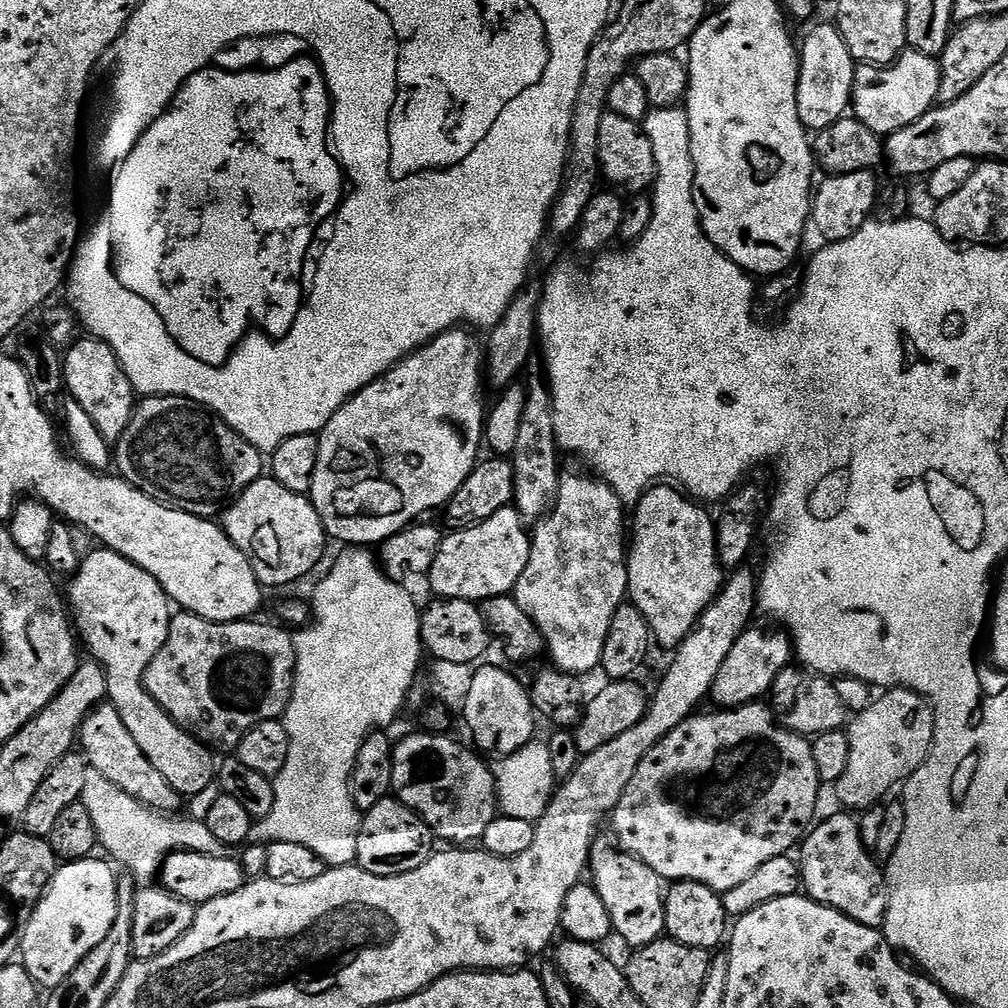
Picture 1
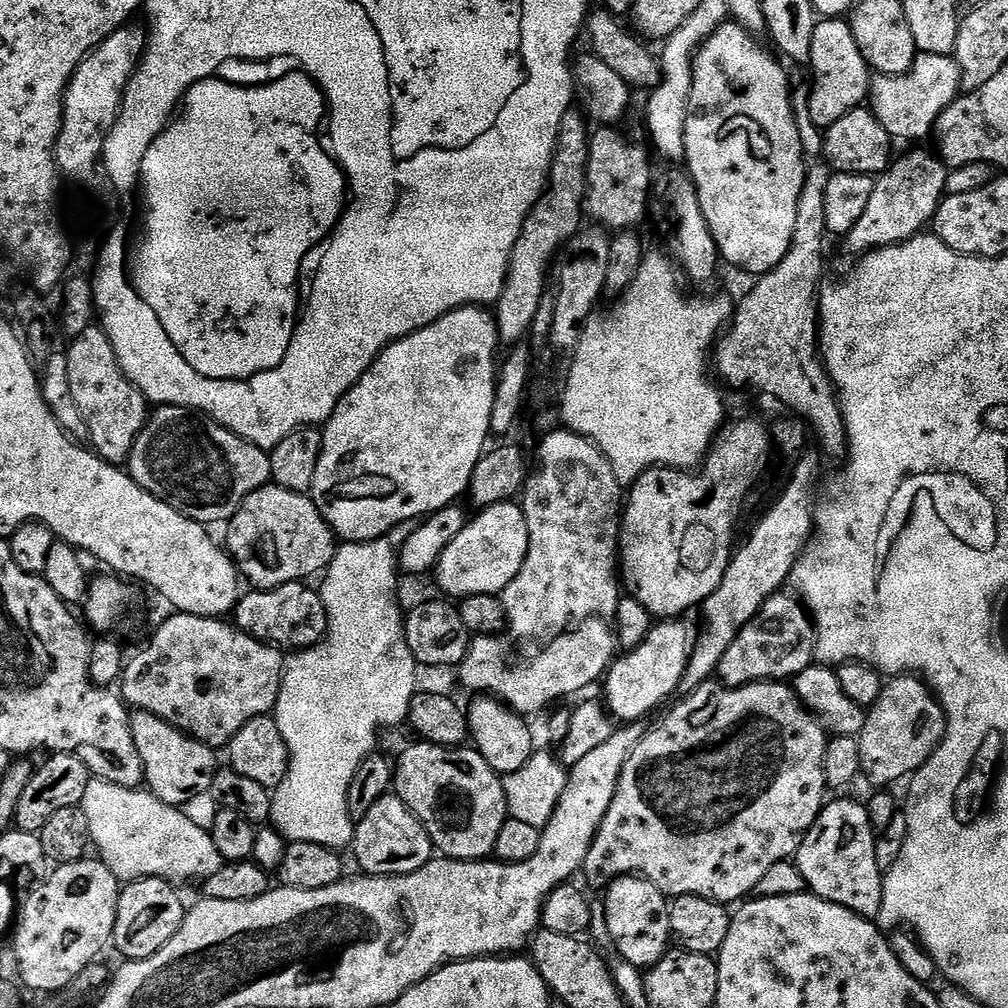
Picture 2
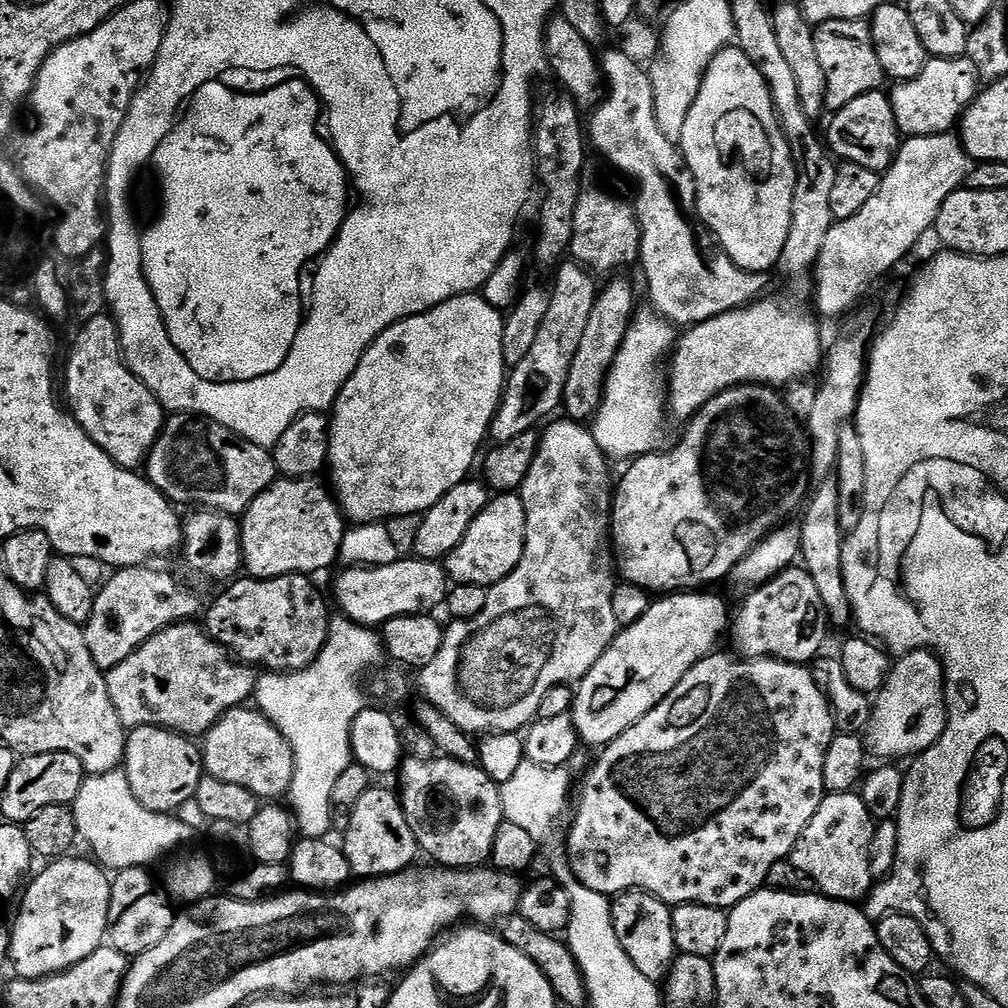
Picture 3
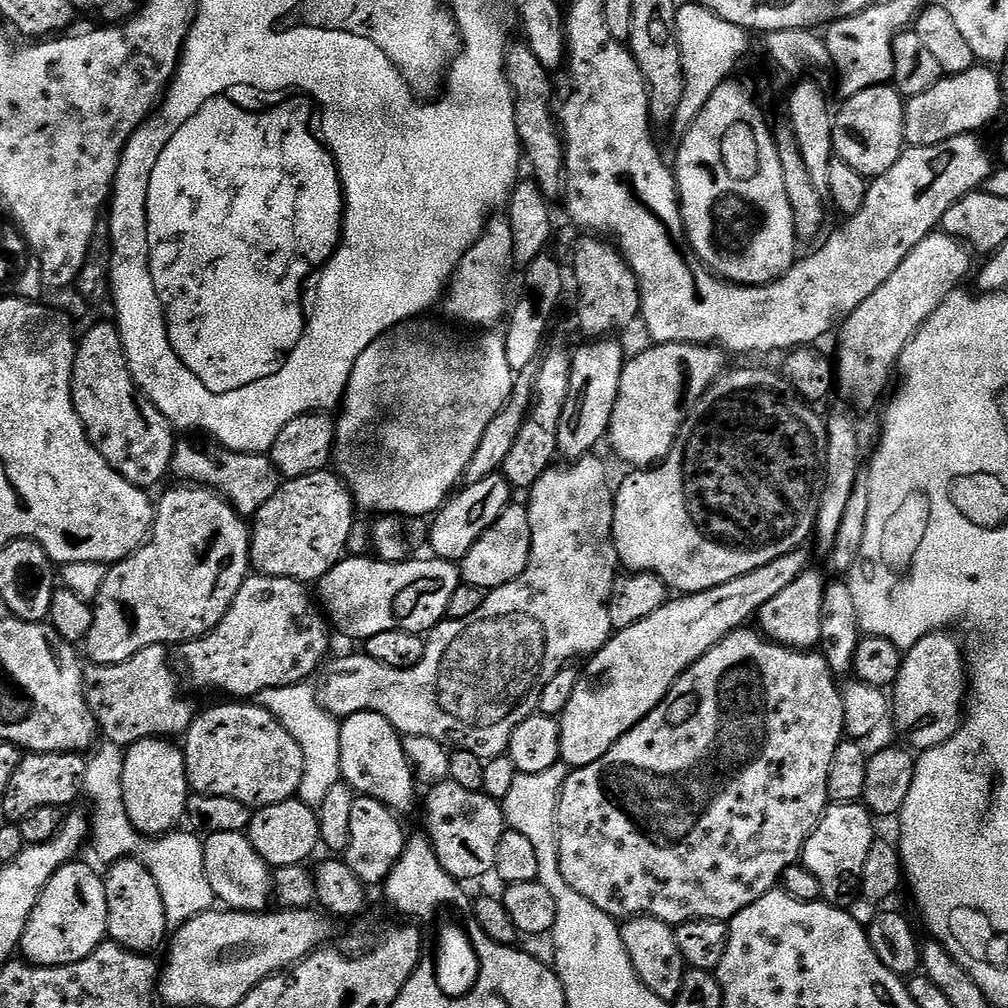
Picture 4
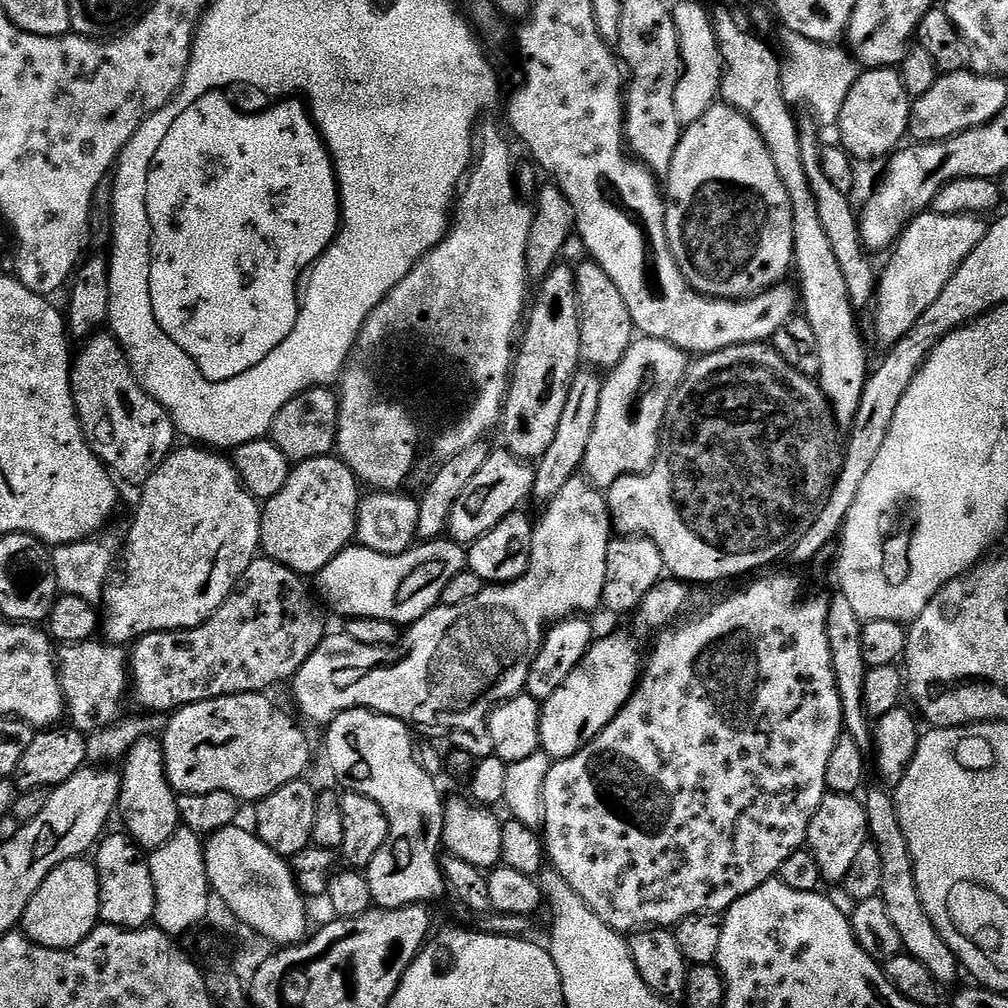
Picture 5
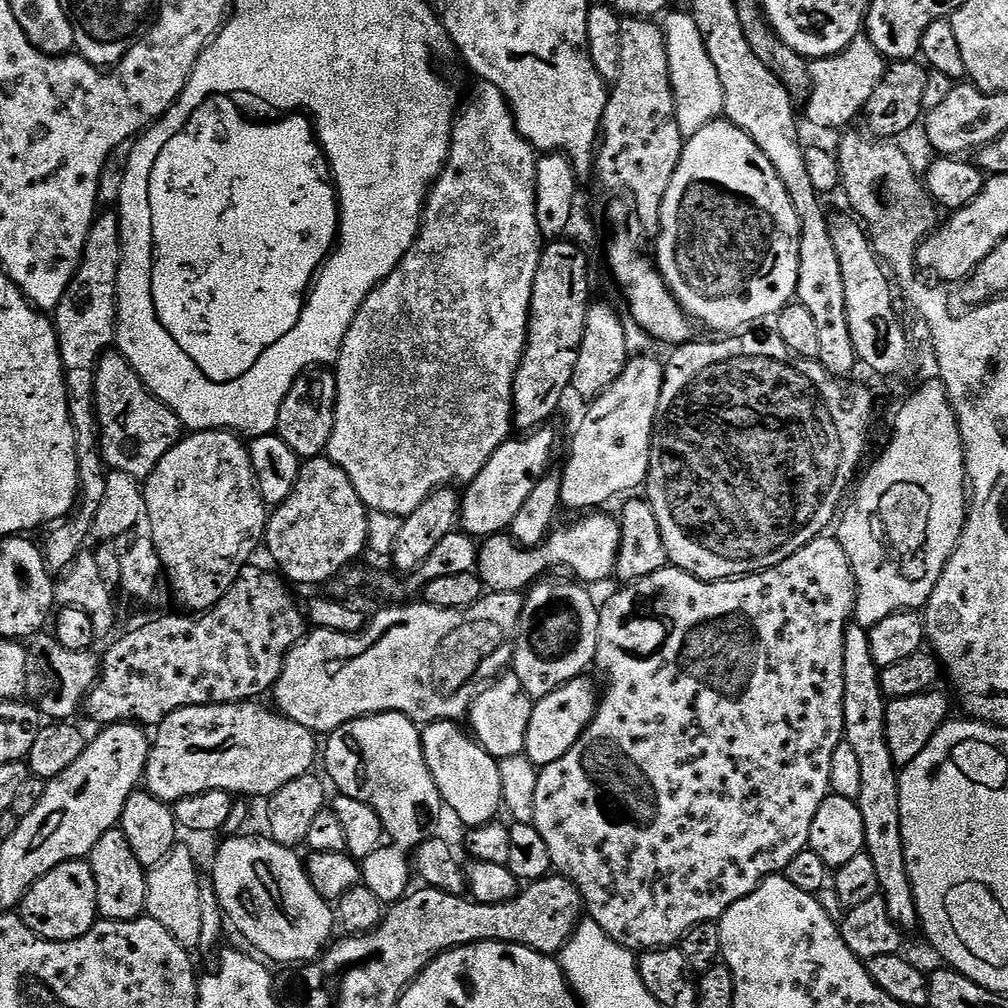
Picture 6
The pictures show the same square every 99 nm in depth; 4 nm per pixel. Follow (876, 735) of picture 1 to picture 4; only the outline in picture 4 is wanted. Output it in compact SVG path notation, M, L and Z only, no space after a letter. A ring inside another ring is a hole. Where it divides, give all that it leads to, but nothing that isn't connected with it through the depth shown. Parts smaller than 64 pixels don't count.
M951 631L932 632L929 636L923 636L912 648L907 649L896 683L890 688L891 719L894 724L896 720L897 730L908 735L907 743L916 750L933 748L946 742L959 730L962 723L962 713L966 708L966 652L961 641L959 644L948 632Z

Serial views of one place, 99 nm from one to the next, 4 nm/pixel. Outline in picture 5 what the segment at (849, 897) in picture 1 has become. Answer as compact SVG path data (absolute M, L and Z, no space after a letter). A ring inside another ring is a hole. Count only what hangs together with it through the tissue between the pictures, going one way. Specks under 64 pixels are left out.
M828 794L810 822L806 848L818 862L821 881L828 886L840 886L846 874L850 874L850 866L858 850L862 850L862 846L869 843L869 840L868 815L863 803L856 796Z

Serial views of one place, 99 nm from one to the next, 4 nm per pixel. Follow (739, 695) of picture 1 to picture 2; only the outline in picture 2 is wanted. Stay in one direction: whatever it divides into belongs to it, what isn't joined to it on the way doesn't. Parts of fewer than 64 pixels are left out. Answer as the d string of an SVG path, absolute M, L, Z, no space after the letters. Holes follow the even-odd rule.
M780 590L765 600L759 614L741 630L734 642L730 642L730 650L722 654L719 683L728 688L741 688L747 684L788 682L814 663L816 629L811 615L795 595L786 593Z

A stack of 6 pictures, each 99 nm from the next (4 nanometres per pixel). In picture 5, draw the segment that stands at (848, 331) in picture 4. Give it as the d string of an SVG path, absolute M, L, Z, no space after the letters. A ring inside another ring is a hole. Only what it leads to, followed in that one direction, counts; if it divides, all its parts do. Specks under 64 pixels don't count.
M931 210L922 212L910 221L904 235L896 241L891 253L888 269L878 276L878 287L874 297L876 308L876 336L891 346L898 343L930 310L930 305L942 294L946 282L962 266L962 262L982 242L989 225L980 216L947 216Z

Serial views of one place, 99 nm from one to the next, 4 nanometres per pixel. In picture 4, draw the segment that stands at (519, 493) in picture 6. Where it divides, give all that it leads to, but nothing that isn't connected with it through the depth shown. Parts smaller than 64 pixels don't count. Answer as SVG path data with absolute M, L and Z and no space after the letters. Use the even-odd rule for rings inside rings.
M503 474L487 476L462 488L445 500L439 512L431 517L432 529L428 532L428 540L433 548L431 551L437 557L453 562L463 560L467 552L514 500L514 489Z

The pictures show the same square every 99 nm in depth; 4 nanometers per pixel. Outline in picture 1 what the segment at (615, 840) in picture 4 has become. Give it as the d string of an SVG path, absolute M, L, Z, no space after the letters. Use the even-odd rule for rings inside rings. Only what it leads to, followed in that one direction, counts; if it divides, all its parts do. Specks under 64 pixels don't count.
M757 702L743 704L740 708L711 711L701 711L699 714L689 716L677 728L670 730L670 734L666 734L666 738L659 740L654 746L654 750L650 750L650 754L646 754L646 758L642 758L638 770L634 772L634 778L630 780L630 786L626 786L622 798L616 803L616 807L611 813L610 824L612 820L612 828L616 831L615 839L618 841L620 851L628 852L634 858L646 862L646 866L650 866L654 870L654 874L658 874L666 882L693 880L723 894L734 890L734 886L742 886L742 882L746 882L746 878L750 878L750 874L754 874L754 870L758 870L758 866L766 866L766 862L770 862L770 858L789 855L803 841L817 819L816 803L820 800L822 785L818 778L818 768L814 763L811 741L778 723L773 709L769 705L767 708L764 702Z

